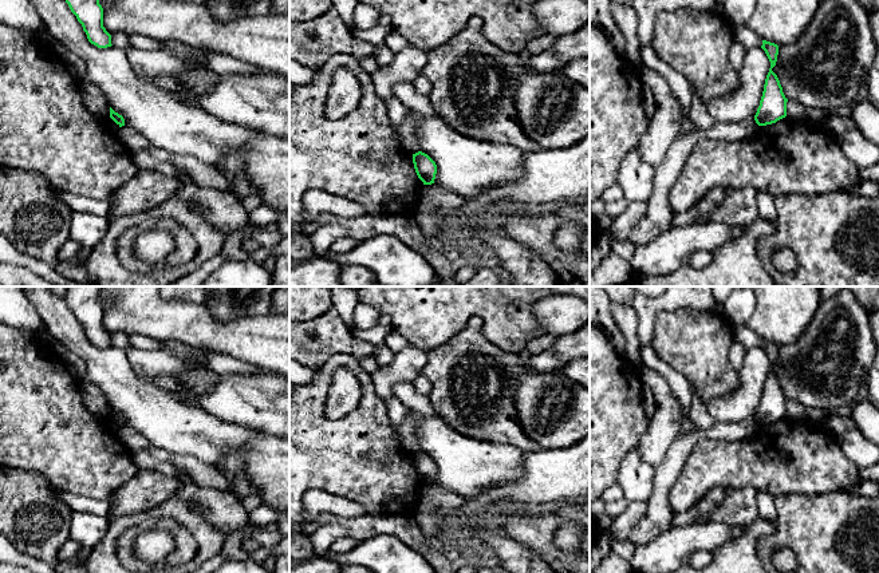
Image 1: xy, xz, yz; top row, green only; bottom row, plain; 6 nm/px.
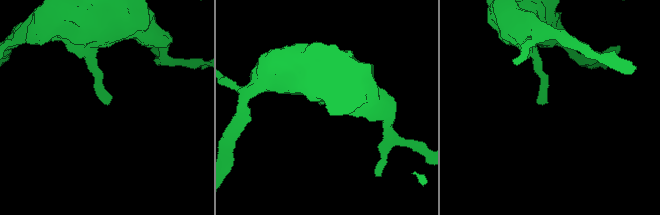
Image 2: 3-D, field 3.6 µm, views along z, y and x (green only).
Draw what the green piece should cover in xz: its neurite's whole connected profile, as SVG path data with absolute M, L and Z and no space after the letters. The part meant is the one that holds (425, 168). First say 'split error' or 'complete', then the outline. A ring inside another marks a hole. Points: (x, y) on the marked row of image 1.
complete; M422 151L413 154L413 163L415 173L418 178L423 182L423 185L434 183L437 165L427 154Z

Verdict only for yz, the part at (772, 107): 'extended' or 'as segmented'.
as segmented

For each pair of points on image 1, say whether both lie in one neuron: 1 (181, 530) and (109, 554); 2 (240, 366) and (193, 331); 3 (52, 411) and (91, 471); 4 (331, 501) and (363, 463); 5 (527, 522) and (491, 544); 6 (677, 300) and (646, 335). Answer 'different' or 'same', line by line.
1: different
2: different
3: same
4: different
5: different
6: same

